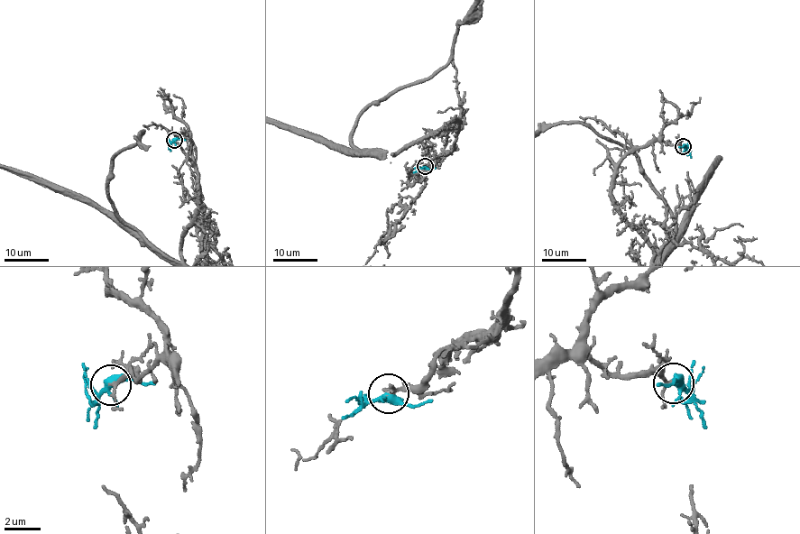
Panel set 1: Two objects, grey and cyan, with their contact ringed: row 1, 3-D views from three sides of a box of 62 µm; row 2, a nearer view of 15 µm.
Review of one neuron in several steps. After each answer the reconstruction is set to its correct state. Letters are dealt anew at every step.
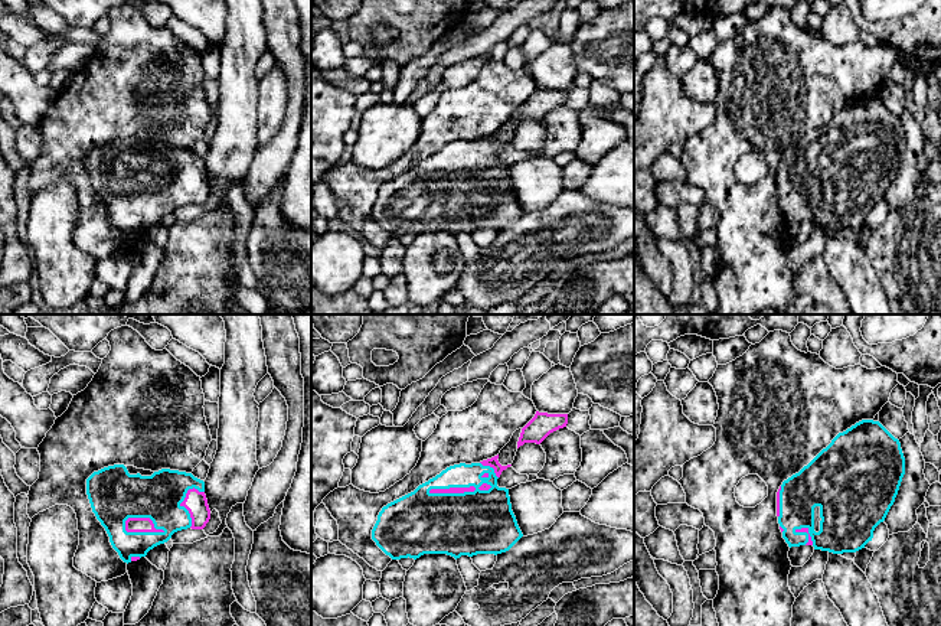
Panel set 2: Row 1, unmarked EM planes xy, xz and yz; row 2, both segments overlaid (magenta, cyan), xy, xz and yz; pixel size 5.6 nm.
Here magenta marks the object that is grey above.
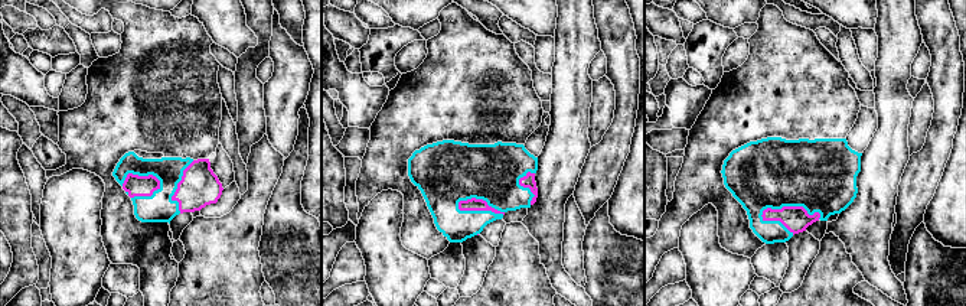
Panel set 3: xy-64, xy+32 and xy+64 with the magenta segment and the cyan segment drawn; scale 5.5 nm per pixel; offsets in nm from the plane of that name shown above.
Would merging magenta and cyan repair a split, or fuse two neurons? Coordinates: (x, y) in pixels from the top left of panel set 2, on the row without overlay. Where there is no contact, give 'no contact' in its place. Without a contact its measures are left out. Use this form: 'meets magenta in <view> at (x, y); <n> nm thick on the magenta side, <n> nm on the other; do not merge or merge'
meets magenta in xz at (460, 169); 30 nm thick on the magenta side, 360 nm on the other; merge

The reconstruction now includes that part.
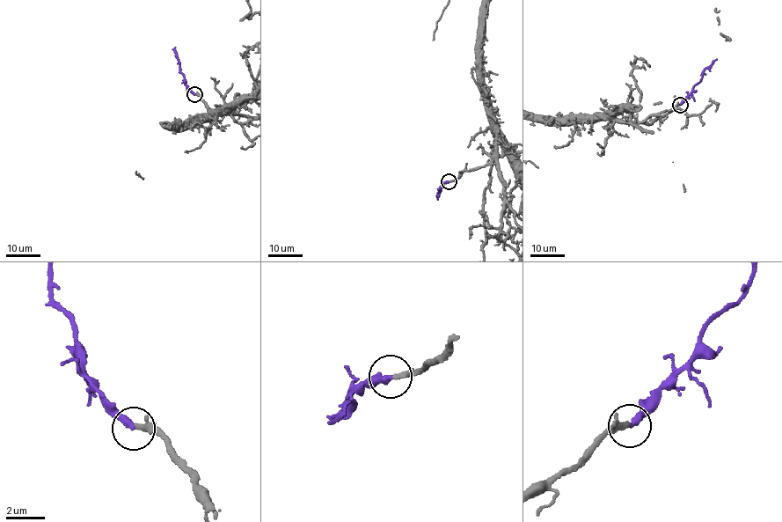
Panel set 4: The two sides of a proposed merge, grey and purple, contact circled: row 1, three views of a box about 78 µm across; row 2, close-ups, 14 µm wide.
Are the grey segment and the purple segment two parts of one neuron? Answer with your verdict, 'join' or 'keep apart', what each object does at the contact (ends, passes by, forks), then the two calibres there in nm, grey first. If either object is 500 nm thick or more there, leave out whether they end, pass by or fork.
join; grey passes by; purple ends there; 190 nm thick on the grey side, 340 nm on the other

